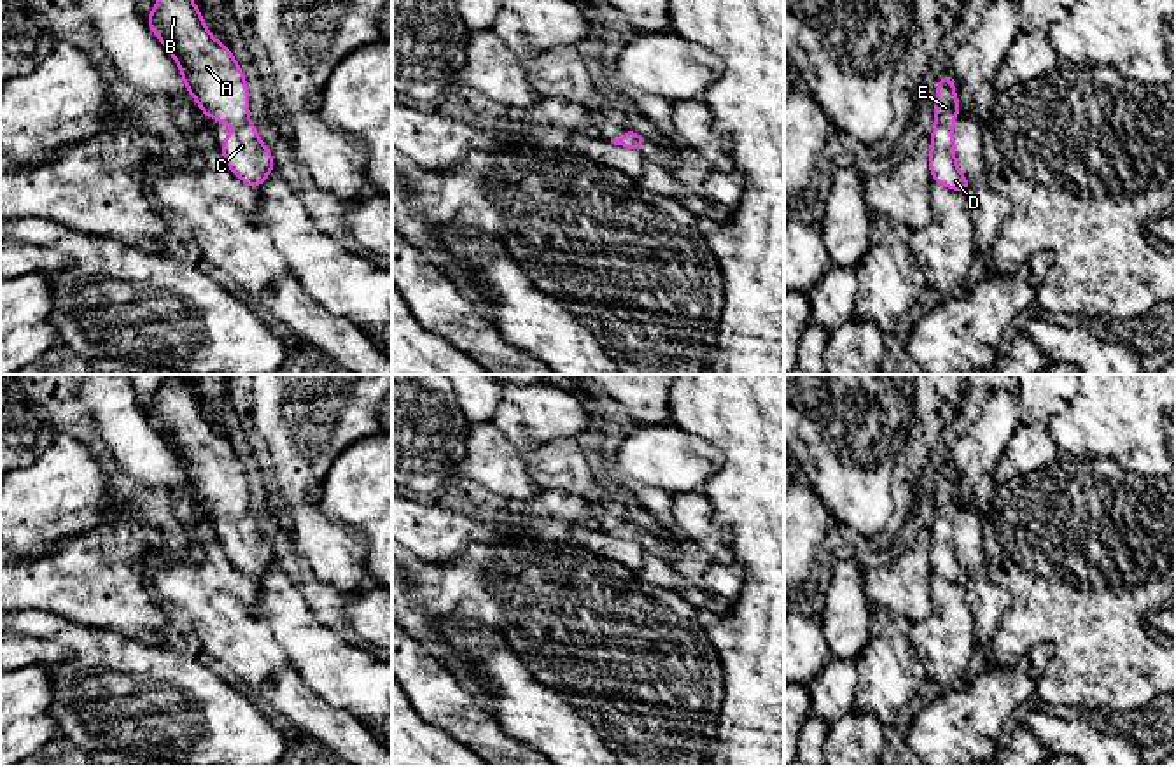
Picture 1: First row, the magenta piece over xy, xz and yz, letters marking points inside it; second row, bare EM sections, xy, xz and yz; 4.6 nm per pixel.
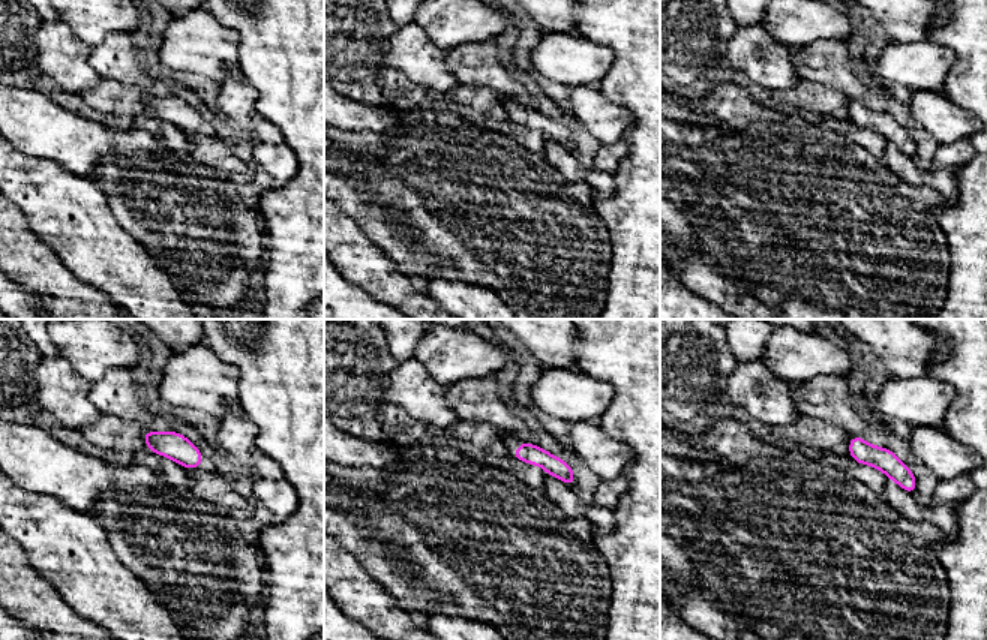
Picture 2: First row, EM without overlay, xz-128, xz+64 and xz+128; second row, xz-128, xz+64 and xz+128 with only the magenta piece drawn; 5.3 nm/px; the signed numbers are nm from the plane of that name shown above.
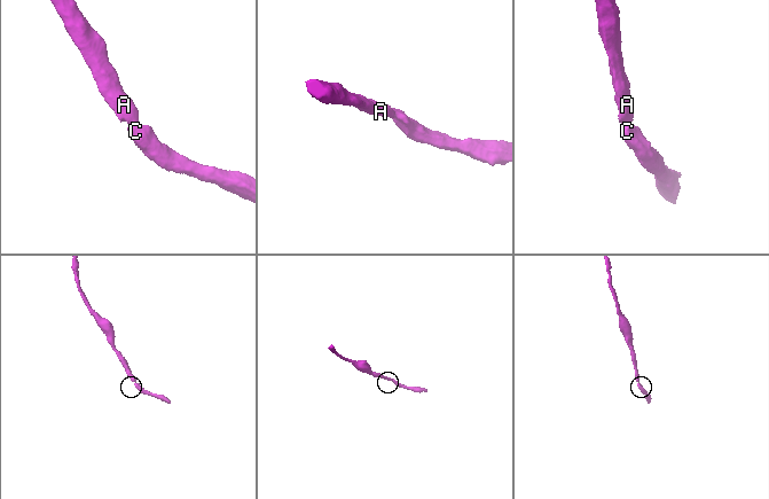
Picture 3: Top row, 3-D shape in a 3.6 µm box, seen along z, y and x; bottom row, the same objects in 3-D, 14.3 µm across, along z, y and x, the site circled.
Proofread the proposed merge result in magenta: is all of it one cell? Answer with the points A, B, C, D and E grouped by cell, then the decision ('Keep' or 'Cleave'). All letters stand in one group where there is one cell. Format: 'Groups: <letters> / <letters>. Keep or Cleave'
Groups: A B C D E. Keep

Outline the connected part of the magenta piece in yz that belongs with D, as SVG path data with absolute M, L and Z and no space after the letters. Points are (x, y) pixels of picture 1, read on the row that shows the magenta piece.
M940 75L936 86L934 128L929 145L929 172L938 184L966 194L970 180L959 172L956 161L952 124L959 117L959 98L956 95L954 77Z

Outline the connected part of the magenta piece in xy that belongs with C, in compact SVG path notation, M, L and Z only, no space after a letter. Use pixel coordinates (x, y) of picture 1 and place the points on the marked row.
M156 0L145 21L178 63L201 112L238 128L222 138L220 154L238 179L259 187L275 170L275 159L250 123L245 74L231 49L208 32L192 0Z

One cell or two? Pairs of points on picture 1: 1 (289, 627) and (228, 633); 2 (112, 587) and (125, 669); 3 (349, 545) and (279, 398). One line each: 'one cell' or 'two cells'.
1: two cells
2: two cells
3: one cell

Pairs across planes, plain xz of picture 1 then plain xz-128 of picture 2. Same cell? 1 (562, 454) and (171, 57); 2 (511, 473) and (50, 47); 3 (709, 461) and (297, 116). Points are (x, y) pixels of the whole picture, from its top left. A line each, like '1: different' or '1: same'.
1: different
2: same
3: different

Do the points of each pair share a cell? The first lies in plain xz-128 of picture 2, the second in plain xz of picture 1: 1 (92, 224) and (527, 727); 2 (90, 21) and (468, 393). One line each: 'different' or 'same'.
1: same
2: different

